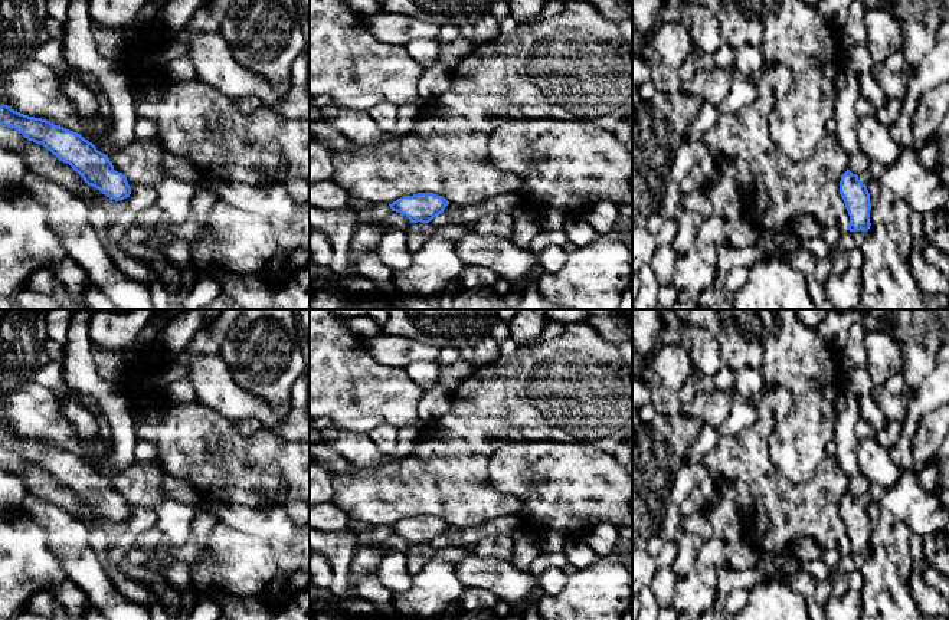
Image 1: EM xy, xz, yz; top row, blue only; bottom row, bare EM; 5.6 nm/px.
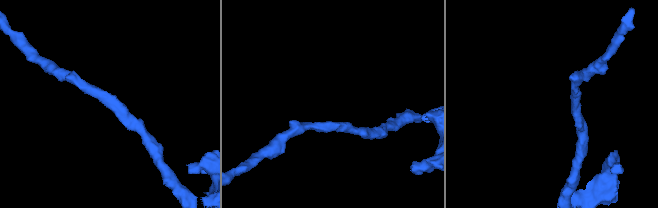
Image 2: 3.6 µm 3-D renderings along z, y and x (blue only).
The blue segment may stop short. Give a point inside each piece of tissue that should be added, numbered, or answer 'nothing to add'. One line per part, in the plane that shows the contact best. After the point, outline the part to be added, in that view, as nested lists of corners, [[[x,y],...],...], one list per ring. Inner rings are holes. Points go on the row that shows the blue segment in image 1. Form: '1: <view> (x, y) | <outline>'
nothing to add

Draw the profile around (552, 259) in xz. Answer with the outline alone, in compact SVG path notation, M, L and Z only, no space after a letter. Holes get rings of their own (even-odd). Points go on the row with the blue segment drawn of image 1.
M557 245L547 246L539 253L539 263L549 273L557 272L563 268L567 259L567 253Z

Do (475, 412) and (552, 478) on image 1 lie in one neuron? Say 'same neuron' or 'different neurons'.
different neurons

